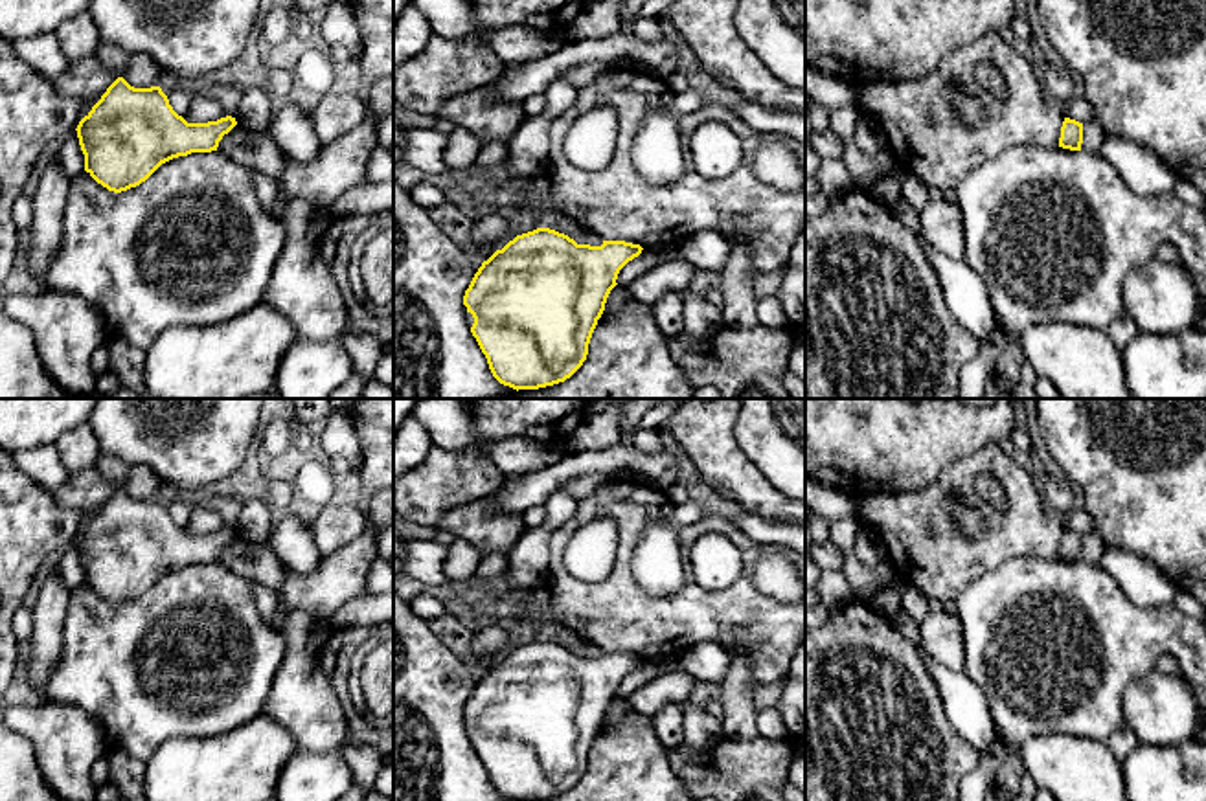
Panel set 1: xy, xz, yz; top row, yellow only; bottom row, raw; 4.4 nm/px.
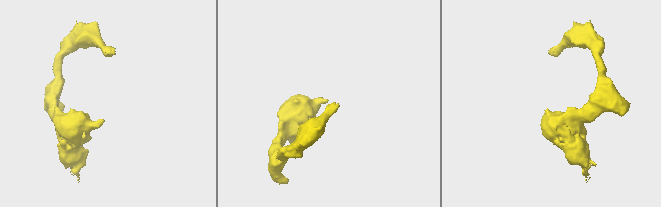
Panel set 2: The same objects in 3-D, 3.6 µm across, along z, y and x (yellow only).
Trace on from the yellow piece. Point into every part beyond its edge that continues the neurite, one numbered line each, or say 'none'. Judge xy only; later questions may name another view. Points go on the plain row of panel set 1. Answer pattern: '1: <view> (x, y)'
1: xy (111, 467)

